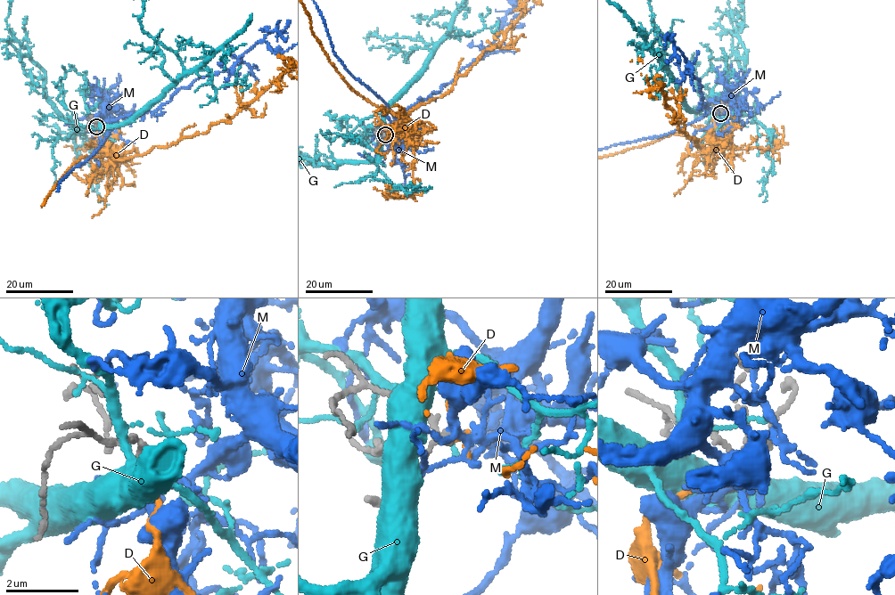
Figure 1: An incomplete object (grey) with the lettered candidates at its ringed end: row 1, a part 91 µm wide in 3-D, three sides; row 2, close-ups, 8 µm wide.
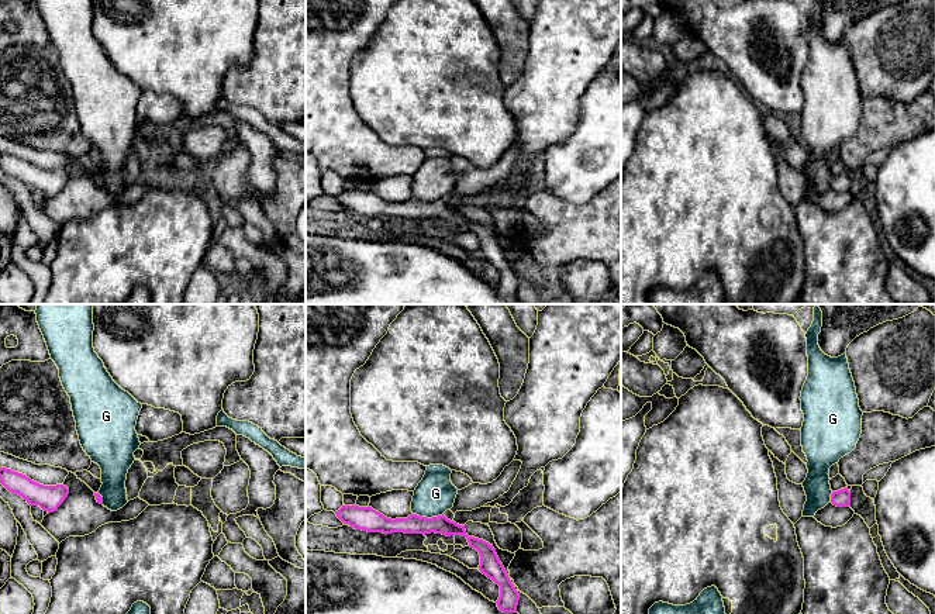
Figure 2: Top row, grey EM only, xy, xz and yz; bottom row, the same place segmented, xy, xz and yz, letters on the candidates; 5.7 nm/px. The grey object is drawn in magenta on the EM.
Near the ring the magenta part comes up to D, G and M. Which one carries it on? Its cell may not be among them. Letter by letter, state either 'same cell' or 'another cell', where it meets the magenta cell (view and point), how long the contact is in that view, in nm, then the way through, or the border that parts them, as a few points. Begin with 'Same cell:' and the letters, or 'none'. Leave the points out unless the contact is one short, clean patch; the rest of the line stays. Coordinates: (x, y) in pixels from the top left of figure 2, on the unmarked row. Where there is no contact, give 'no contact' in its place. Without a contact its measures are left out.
Same cell: M
D: another cell | no contact
G: another cell | xz (428, 203) | 180 nm | along xz (413, 197), (421, 202), (442, 199)
M: same cell | no contact

